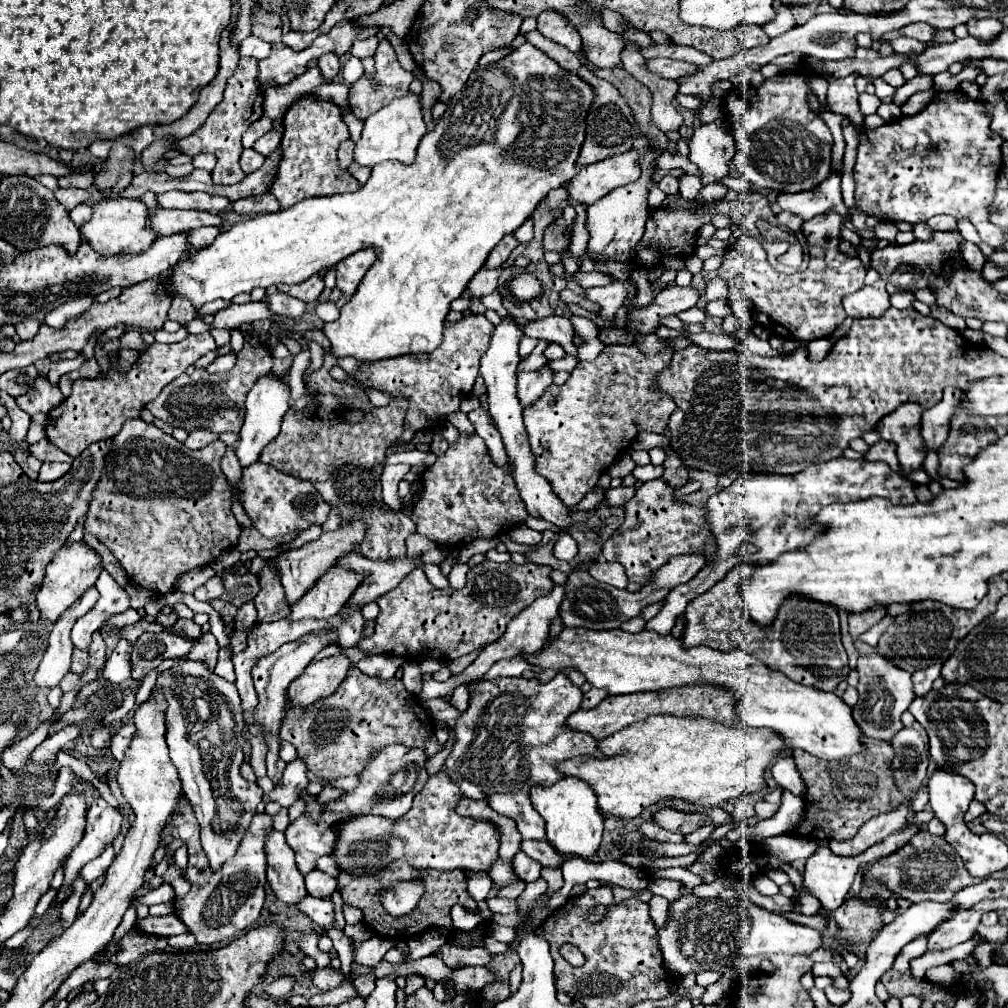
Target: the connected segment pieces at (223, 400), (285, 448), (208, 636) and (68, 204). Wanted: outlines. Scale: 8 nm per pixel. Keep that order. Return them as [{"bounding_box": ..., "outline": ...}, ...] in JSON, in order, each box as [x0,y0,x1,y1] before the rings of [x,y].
[{"bounding_box":[147,340,273,434],"outline":[[[247,340],[243,344],[243,350],[233,354],[237,356],[237,362],[229,372],[209,374],[205,368],[201,368],[195,370],[193,374],[183,374],[171,384],[167,384],[161,390],[161,396],[147,404],[147,410],[151,410],[153,416],[169,422],[171,426],[179,426],[187,432],[203,428],[215,434],[219,432],[237,434],[245,420],[245,400],[237,400],[237,397],[245,397],[253,386],[253,380],[271,370],[273,356],[265,344],[251,346]]]},{"bounding_box":[261,356,413,560],"outline":[[[327,356],[323,366],[305,378],[313,392],[313,400],[303,410],[289,410],[283,416],[281,432],[263,448],[261,462],[277,468],[279,472],[309,480],[323,500],[331,508],[339,510],[345,524],[353,522],[355,518],[361,520],[365,524],[365,538],[361,544],[357,544],[357,548],[363,556],[369,556],[369,560],[405,560],[405,540],[413,532],[413,520],[409,520],[409,516],[403,512],[391,510],[383,502],[381,474],[389,444],[393,444],[403,432],[409,400],[397,396],[381,408],[373,404],[365,404],[365,408],[361,408],[361,404],[349,404],[349,408],[359,408],[365,412],[365,418],[359,424],[349,426],[341,418],[345,404],[337,404],[337,396],[363,396],[365,392],[333,380],[329,374],[333,364],[335,360],[329,360]]]},{"bounding_box":[189,632,219,668],"outline":[[[203,632],[201,638],[197,640],[197,644],[193,646],[193,650],[189,652],[189,658],[197,658],[197,660],[205,660],[209,664],[209,668],[215,668],[217,662],[217,652],[219,652],[219,642],[211,632]]]},{"bounding_box":[55,188,91,210],"outline":[[[59,188],[59,190],[55,192],[55,198],[57,198],[67,210],[73,210],[77,204],[87,202],[87,200],[91,198],[91,194],[89,194],[87,190],[63,190],[63,188]]]}]

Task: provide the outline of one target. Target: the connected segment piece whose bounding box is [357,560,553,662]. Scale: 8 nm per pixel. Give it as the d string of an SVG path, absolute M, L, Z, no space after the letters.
M485 560L467 574L467 584L461 590L433 588L421 568L415 568L405 580L377 600L381 612L375 620L375 632L371 638L361 640L357 648L371 654L395 654L421 662L425 658L453 660L471 654L505 634L507 622L511 622L521 610L531 606L539 596L553 590L549 578L551 568L539 564L519 566L515 562L497 564Z

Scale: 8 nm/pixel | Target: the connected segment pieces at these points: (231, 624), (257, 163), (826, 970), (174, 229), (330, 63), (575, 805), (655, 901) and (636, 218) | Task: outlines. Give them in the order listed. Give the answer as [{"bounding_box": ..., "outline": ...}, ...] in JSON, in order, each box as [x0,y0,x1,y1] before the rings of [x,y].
[{"bounding_box":[209,598,237,638],"outline":[[[215,598],[215,600],[209,600],[209,604],[221,614],[223,622],[225,622],[225,634],[231,638],[233,636],[233,630],[235,630],[235,616],[237,616],[237,606],[233,602],[225,602],[221,598]]]},{"bounding_box":[241,150,265,174],"outline":[[[243,150],[243,154],[241,154],[241,170],[245,174],[259,170],[263,166],[263,162],[265,162],[265,156],[257,154],[255,150]]]},{"bounding_box":[811,962,849,988],"outline":[[[832,962],[815,963],[811,972],[815,977],[832,977],[835,981],[838,981],[838,987],[836,988],[848,988],[849,984],[845,973],[843,973],[841,969],[838,966],[834,965]]]},{"bounding_box":[149,210,223,236],"outline":[[[155,210],[151,212],[149,226],[159,232],[161,236],[201,228],[201,226],[223,226],[223,218],[211,212],[201,212],[201,210]]]},{"bounding_box":[319,52,341,78],"outline":[[[335,52],[319,56],[319,70],[325,78],[335,78],[341,72],[341,58]]]},{"bounding_box":[531,778,603,858],"outline":[[[565,778],[553,786],[531,786],[531,804],[541,814],[547,824],[547,840],[561,854],[575,854],[579,858],[589,858],[597,852],[603,832],[603,816],[597,808],[597,794],[585,780]]]},{"bounding_box":[649,896,669,928],"outline":[[[651,896],[651,900],[649,900],[651,918],[653,918],[653,922],[655,922],[657,928],[661,928],[663,922],[665,922],[665,918],[667,918],[667,906],[669,906],[669,902],[663,896]]]},{"bounding_box":[587,150,657,256],"outline":[[[651,150],[645,156],[641,156],[641,168],[643,174],[637,182],[615,188],[609,192],[609,196],[603,196],[599,202],[587,206],[587,232],[589,232],[589,244],[587,244],[587,254],[595,256],[623,256],[629,254],[643,238],[645,232],[645,222],[647,222],[647,182],[653,176],[655,170],[655,158],[657,152]]]}]

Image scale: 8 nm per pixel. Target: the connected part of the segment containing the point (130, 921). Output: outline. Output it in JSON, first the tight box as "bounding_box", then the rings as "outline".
{"bounding_box":[112,907,137,942],"outline":[[[130,907],[125,912],[121,924],[118,926],[117,930],[115,931],[115,934],[113,935],[112,942],[115,942],[117,940],[121,940],[129,930],[133,930],[135,927],[135,921],[137,918],[136,914],[136,908]]]}

